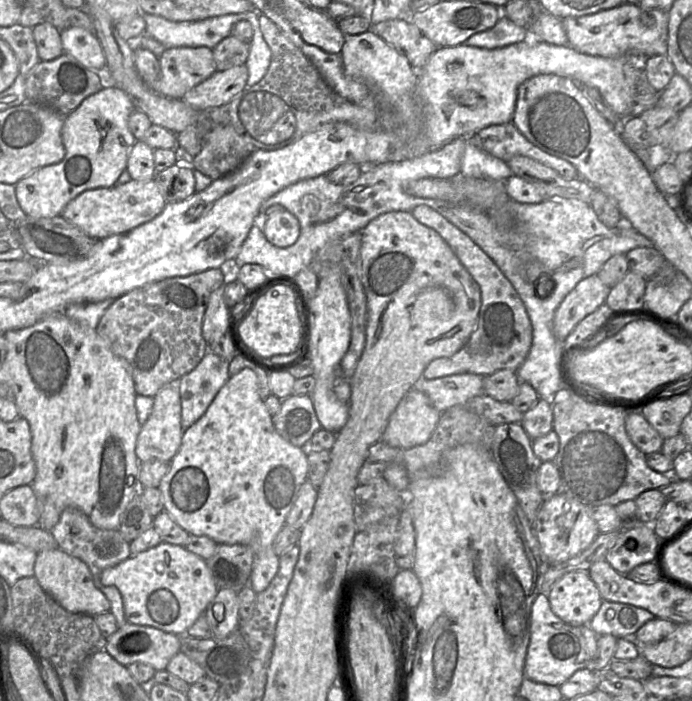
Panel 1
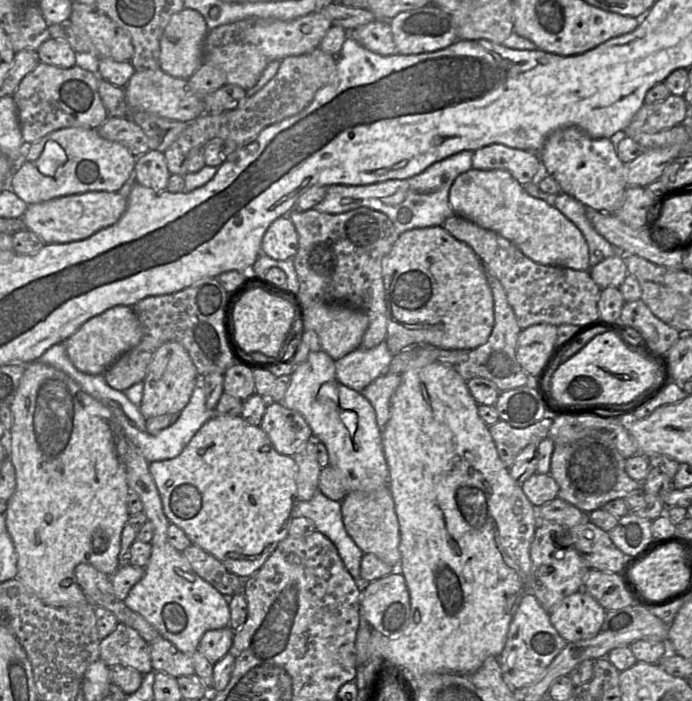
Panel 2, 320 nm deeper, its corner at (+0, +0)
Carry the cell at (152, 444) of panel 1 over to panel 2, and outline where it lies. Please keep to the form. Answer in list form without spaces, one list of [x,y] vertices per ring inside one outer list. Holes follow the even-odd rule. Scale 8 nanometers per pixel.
[[[167,342],[155,351],[143,381],[144,392],[139,408],[147,420],[163,414],[180,413],[200,383],[200,378],[187,350],[178,342]]]

